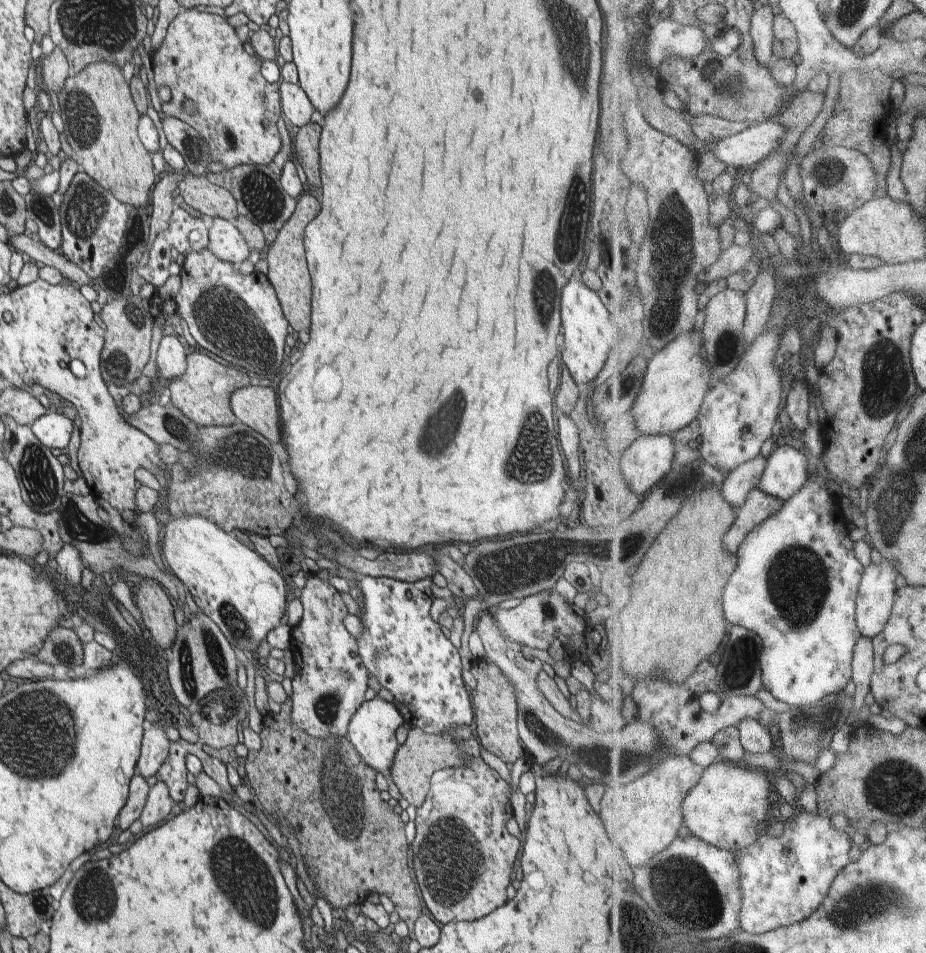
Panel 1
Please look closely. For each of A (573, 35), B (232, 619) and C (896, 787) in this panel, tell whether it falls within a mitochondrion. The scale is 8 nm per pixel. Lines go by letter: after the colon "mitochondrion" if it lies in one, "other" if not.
A: mitochondrion
B: mitochondrion
C: mitochondrion

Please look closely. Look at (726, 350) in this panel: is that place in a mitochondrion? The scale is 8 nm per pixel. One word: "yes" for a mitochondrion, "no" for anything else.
yes

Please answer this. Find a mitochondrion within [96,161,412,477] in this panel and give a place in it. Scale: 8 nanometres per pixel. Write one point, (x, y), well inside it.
(260, 194)

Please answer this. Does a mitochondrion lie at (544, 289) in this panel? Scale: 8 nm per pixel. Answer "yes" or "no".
yes

